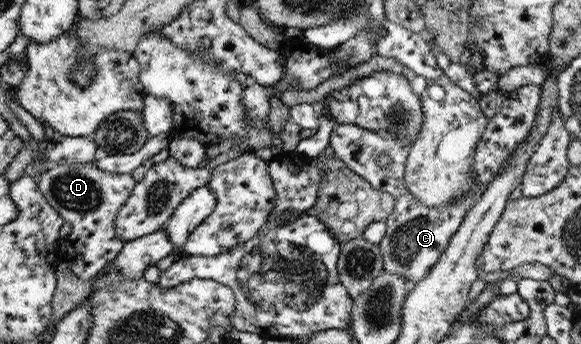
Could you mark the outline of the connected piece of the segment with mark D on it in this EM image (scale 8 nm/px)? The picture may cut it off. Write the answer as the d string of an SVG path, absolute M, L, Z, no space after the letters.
M96 160L92 163L56 163L51 164L50 168L47 170L46 173L42 173L39 176L39 189L43 193L43 196L61 213L61 216L64 218L64 221L66 223L72 224L72 231L70 232L70 235L68 236L68 239L66 240L68 243L68 246L66 247L68 257L70 257L69 266L70 269L80 278L86 281L87 279L90 279L94 277L95 275L99 274L109 263L109 261L113 261L116 256L119 255L119 252L122 251L124 244L126 241L123 239L120 239L118 236L116 236L116 230L115 230L115 221L118 219L118 213L120 212L120 209L122 209L123 205L126 204L126 201L130 199L131 193L135 189L135 185L138 183L136 179L133 177L131 173L115 173L110 174L106 173L103 170L98 170L95 166Z

